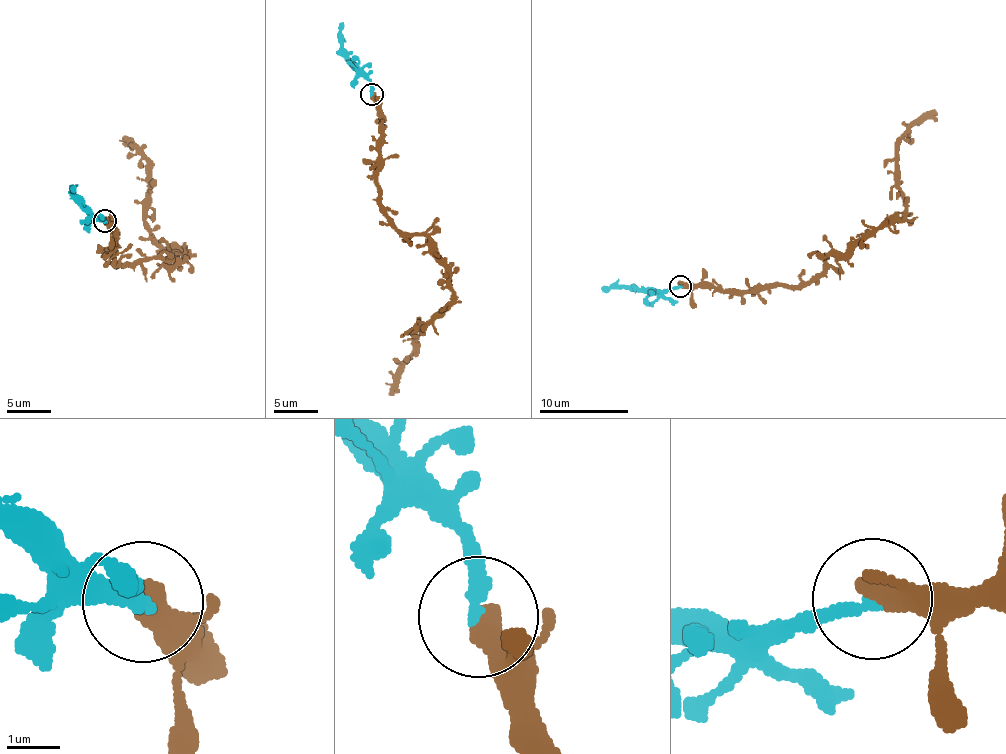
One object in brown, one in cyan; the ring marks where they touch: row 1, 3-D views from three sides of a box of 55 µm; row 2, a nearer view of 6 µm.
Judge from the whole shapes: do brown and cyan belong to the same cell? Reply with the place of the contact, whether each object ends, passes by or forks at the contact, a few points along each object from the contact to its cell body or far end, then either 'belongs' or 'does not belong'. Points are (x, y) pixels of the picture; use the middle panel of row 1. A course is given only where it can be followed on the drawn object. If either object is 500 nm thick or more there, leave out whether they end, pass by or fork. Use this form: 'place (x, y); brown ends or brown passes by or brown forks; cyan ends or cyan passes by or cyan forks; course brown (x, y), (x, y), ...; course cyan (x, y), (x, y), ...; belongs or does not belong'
place (372, 94); brown ends; cyan ends; course brown (372, 93), (379, 208), (401, 232), (430, 239), (452, 294), (411, 329), (414, 352), (389, 395); course cyan (372, 93), (370, 80), (350, 59), (343, 46), (343, 24); belongs

